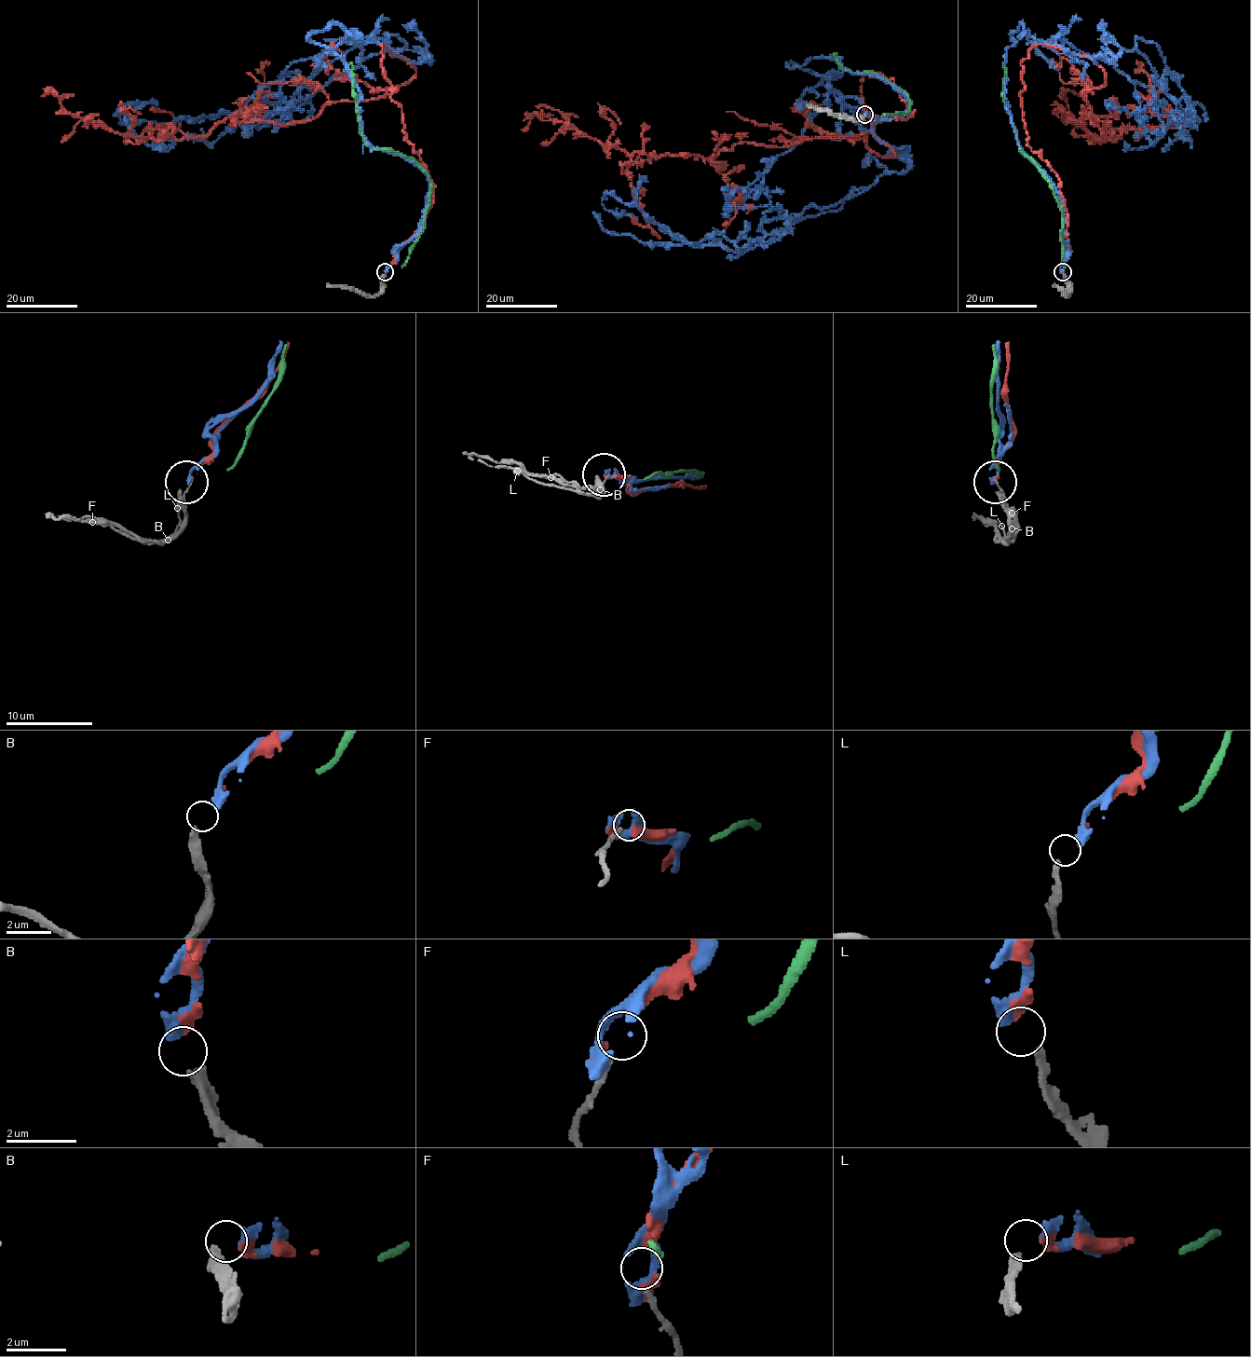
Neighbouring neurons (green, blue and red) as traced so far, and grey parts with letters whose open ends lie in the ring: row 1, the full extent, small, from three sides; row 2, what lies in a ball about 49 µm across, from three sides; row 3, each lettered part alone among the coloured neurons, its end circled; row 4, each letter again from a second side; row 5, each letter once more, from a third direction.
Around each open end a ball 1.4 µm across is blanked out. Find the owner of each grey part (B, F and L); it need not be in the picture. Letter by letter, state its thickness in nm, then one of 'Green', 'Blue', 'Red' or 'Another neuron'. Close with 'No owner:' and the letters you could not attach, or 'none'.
B: Thickness 320 nm. Blue
F: Thickness 160 nm. Another neuron
L: Thickness 240 nm. Red
No owner: F

